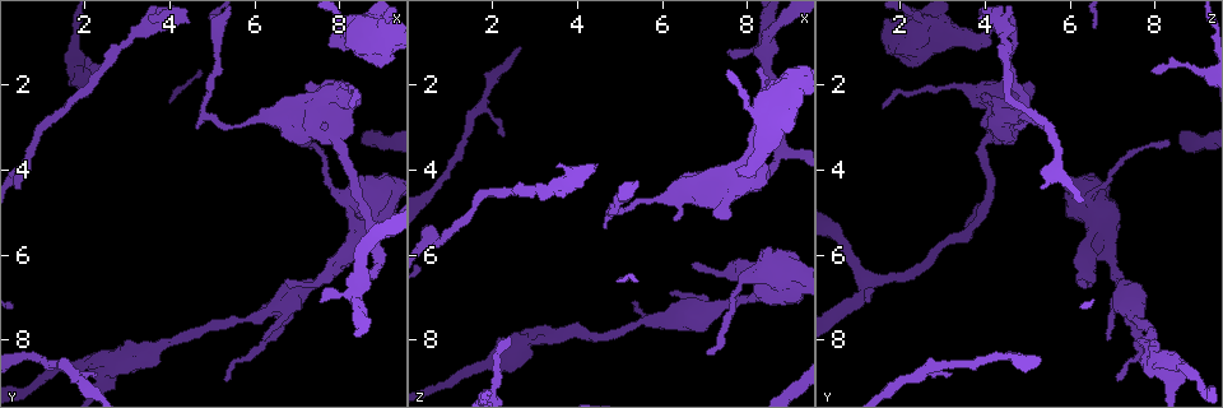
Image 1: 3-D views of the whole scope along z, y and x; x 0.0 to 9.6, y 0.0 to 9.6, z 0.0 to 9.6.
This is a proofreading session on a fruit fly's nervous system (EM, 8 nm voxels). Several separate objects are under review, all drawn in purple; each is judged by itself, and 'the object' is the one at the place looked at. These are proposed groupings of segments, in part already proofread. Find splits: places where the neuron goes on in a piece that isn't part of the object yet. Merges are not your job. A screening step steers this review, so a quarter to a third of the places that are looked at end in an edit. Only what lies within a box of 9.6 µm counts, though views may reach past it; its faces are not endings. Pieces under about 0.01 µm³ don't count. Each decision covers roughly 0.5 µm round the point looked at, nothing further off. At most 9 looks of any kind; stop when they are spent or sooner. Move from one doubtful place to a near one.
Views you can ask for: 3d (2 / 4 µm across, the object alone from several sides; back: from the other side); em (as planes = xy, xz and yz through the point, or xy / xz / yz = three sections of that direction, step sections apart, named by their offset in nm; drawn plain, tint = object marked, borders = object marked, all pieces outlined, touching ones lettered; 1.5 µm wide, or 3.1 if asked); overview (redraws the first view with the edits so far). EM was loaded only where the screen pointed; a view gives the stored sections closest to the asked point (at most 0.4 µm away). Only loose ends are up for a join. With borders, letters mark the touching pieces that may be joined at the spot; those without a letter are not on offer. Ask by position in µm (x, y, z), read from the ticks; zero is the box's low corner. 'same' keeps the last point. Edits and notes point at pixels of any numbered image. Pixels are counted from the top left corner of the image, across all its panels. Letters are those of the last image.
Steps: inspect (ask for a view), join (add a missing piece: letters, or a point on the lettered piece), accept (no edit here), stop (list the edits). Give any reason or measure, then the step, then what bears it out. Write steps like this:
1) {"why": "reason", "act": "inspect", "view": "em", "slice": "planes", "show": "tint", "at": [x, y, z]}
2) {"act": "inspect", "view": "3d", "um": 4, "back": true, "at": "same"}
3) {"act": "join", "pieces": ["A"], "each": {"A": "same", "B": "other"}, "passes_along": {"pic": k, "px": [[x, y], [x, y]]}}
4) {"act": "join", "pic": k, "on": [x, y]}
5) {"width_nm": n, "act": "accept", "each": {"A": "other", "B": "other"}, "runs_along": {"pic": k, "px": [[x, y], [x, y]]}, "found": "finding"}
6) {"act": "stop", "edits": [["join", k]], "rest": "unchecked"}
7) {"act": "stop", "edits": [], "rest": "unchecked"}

{"why": "tapers out", "act": "inspect", "view": "em", "slice": "planes", "show": "plain", "at": [5.25, 8.90, 7.20]}

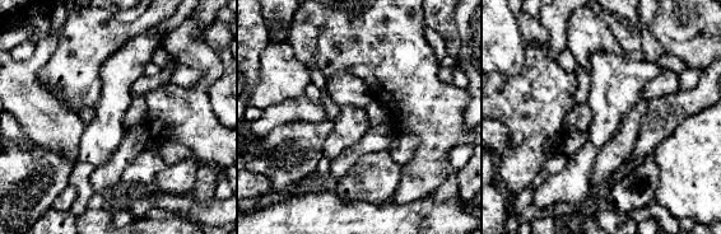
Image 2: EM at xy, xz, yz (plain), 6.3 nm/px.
{"why": "what lies round it", "act": "inspect", "view": "em", "slice": "planes", "show": "borders", "at": "same"}

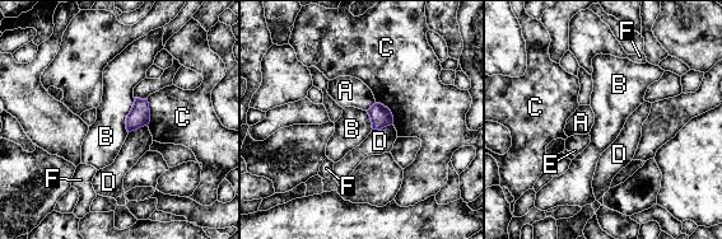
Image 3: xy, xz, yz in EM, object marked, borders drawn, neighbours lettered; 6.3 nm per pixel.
{"width_nm": 140, "act": "accept", "each": {"A": "other", "B": "other", "C": "other", "D": "other", "E": "other", "F": "other"}, "found": "no lettered piece goes on from it"}

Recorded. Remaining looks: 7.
{"why": "branch stops here", "act": "inspect", "view": "em", "slice": "planes", "show": "borders", "at": [7.70, 1.05, 3.95]}

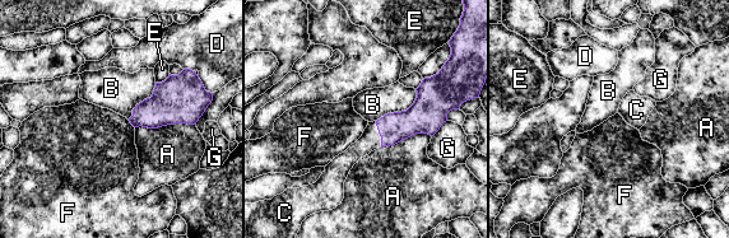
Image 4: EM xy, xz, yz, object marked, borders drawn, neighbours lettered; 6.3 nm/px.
{"longest_contact_nm": ["A", 380], "act": "join", "pieces": ["C"], "each": {"A": "other", "B": "other", "C": "same", "D": "other", "E": "other", "F": "other", "G": "other"}, "passes_along": {"pic": 4, "px": [[393, 127], [379, 132], [370, 140]]}, "found": "it goes on there"}

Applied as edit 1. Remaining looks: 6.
{"why": "see it whole again", "act": "inspect", "view": "overview"}

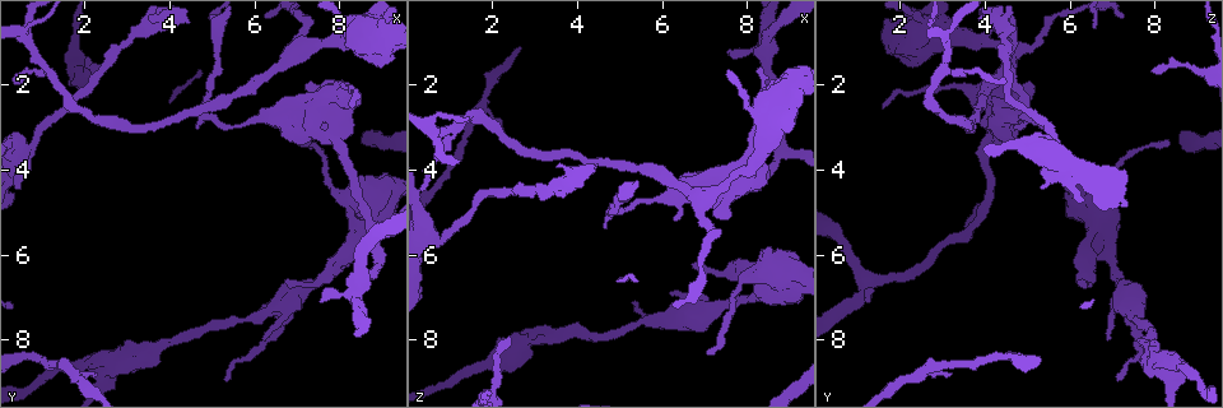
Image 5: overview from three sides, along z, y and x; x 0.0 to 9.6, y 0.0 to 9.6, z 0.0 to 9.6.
{"why": "an open end", "act": "inspect", "view": "em", "slice": "yz", "step": 8, "show": "borders", "at": [4.65, 2.95, 5.35]}

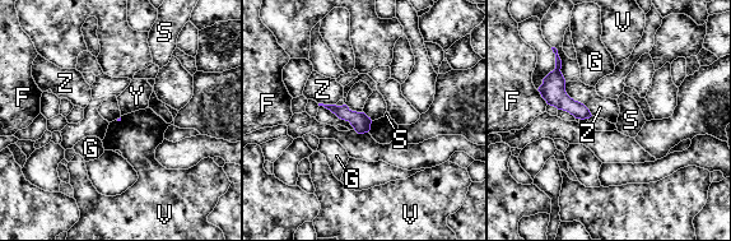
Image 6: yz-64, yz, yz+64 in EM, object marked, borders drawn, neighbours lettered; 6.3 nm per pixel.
{"act": "inspect", "view": "em", "slice": "planes", "show": "borders", "at": "same"}

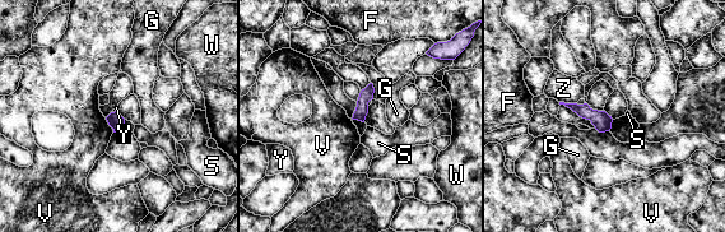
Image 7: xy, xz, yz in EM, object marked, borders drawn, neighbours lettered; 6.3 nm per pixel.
{"act": "accept", "each": {"F": "other", "G": "other", "S": "other", "V": "other", "W": "other", "Y": "other", "Z": "other"}, "border": {"pic": 7, "px": [[352, 117], [363, 123]]}, "found": "no lettered piece goes on from it"}

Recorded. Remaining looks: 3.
{"act": "inspect", "view": "3d", "um": 2, "at": [8.30, 2.55, 1.65]}

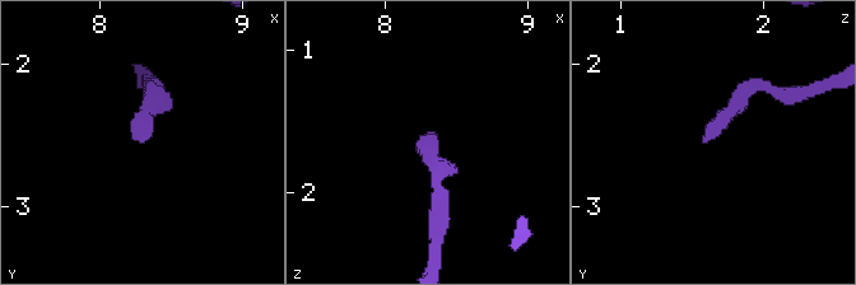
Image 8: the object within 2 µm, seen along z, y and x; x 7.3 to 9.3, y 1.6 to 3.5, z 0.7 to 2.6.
{"why": "need the tissue", "act": "inspect", "view": "em", "slice": "xy", "step": 4, "show": "tint", "at": [8.28, 2.52, 1.62]}

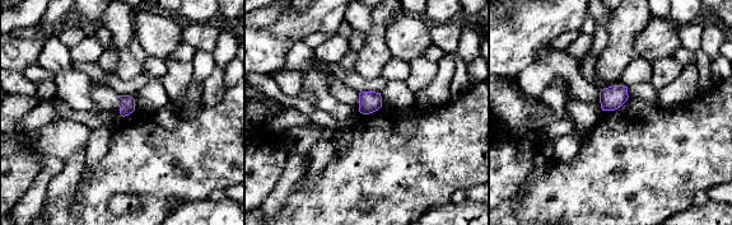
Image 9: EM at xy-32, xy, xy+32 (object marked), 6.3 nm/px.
{"act": "inspect", "view": "em", "slice": "planes", "show": "borders", "at": "same"}

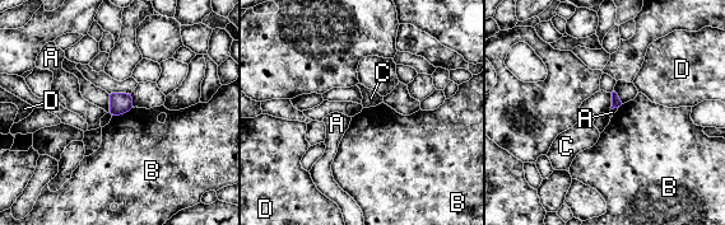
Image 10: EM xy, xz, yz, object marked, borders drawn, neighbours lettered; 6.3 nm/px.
{"act": "accept", "each": {"A": "other", "B": "other", "C": "other", "D": "other"}, "border": {"pic": 10, "px": [[133, 107], [122, 113], [112, 115]]}, "found": "none of them fits"}

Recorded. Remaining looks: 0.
{"act": "stop", "edits": [["join", 4]], "rest": "unchecked"}

